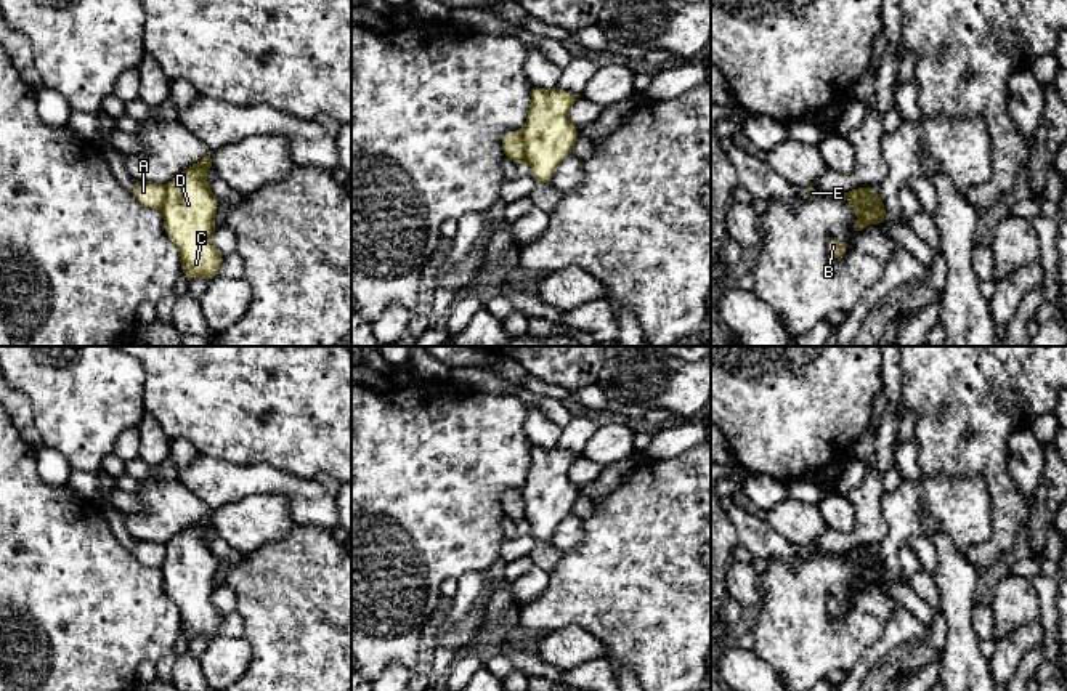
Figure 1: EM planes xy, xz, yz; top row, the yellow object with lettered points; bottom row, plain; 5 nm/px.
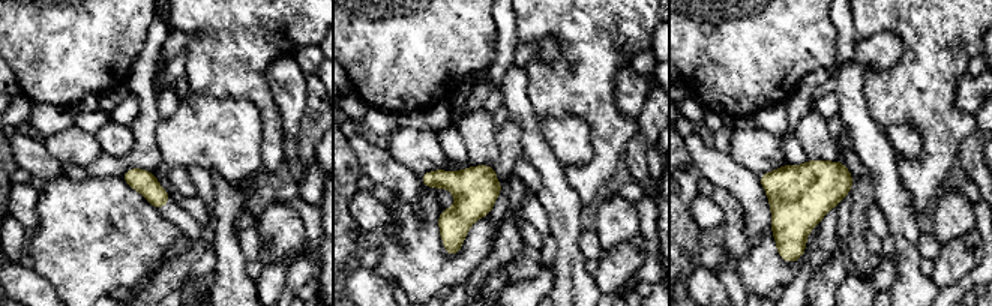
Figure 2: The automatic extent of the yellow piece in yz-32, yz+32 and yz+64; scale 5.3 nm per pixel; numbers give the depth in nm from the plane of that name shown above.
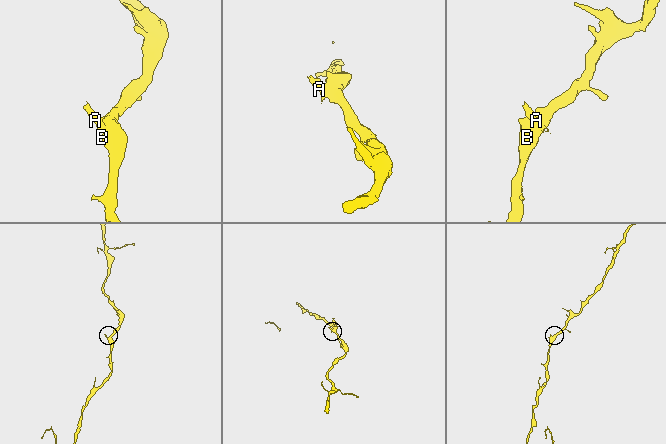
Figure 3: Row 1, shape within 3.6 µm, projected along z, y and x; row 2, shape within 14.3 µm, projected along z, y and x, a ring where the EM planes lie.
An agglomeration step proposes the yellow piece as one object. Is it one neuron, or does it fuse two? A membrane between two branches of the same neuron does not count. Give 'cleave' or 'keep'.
cleave

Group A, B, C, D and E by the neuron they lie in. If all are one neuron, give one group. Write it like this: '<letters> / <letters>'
A / B C D E

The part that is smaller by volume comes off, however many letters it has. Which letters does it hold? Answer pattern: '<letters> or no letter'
A

